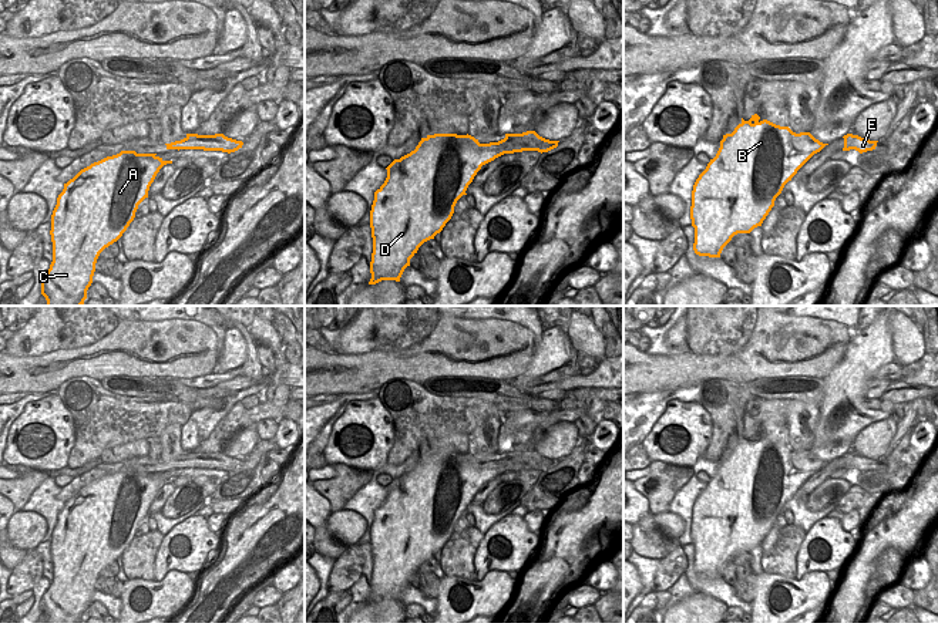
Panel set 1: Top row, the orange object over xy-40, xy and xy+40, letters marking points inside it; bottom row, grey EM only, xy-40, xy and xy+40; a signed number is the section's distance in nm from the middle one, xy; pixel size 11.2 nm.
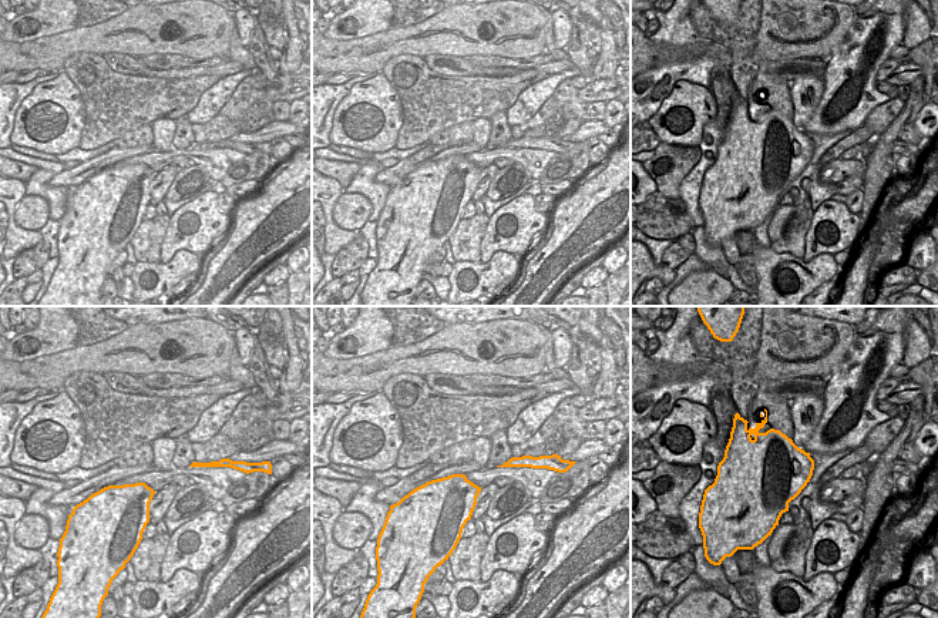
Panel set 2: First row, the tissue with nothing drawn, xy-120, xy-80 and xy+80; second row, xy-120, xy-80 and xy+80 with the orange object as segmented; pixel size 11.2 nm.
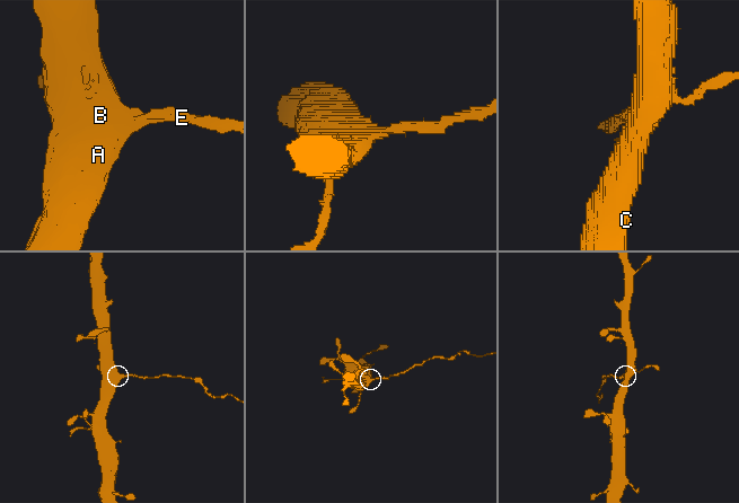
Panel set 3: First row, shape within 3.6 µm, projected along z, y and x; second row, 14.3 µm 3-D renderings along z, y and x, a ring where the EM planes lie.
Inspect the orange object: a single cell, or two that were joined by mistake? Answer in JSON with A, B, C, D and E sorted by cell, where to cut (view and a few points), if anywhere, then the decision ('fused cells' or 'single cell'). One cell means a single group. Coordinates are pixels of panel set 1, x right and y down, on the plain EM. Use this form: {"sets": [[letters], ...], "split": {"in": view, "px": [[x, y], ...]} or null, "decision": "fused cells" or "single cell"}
{"sets": [["A", "B", "C", "D"], ["E"]], "split": {"in": "xy", "px": [[481, 464], [496, 468], [500, 474]]}, "decision": "fused cells"}

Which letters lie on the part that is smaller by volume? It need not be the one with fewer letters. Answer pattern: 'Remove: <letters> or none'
Remove: E

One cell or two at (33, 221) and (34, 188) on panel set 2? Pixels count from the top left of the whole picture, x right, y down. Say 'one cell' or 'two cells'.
two cells

